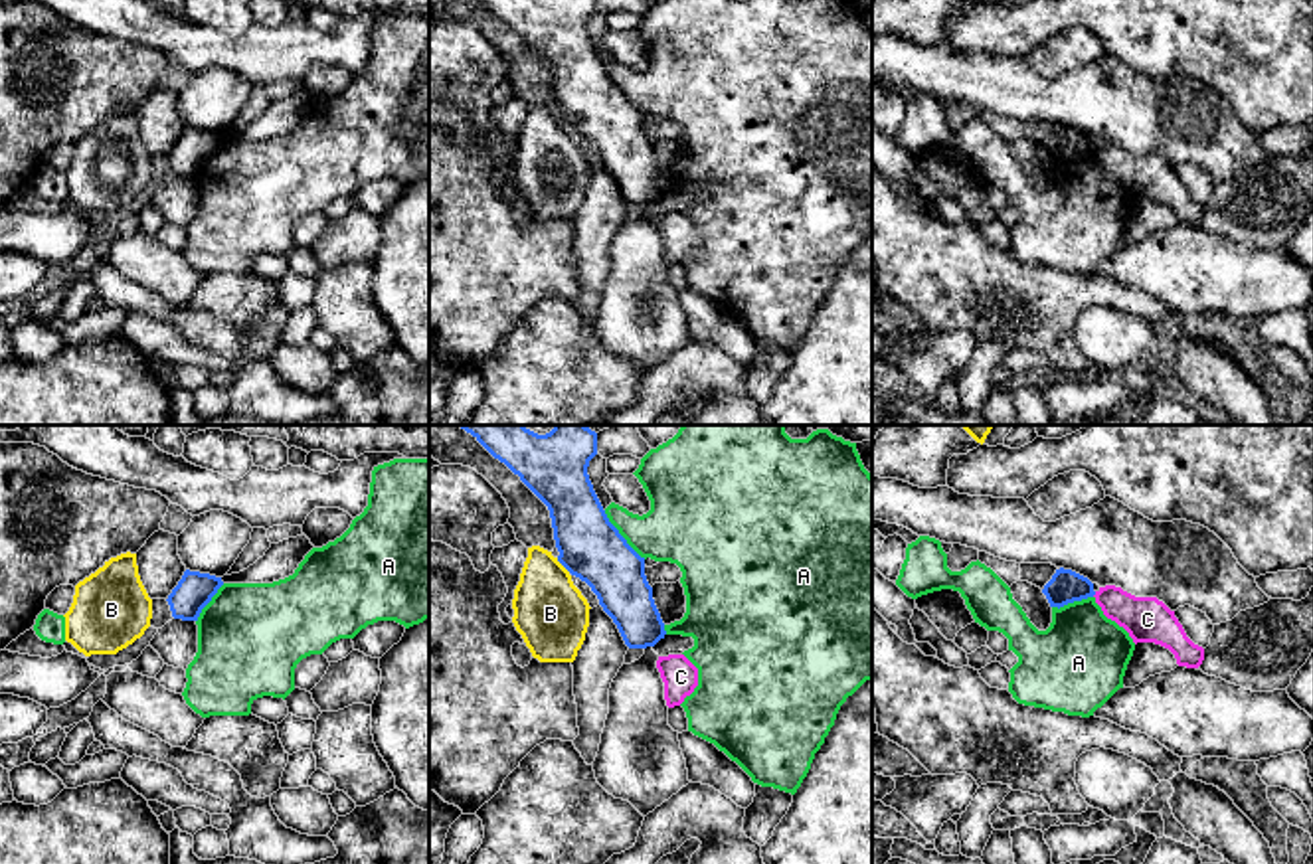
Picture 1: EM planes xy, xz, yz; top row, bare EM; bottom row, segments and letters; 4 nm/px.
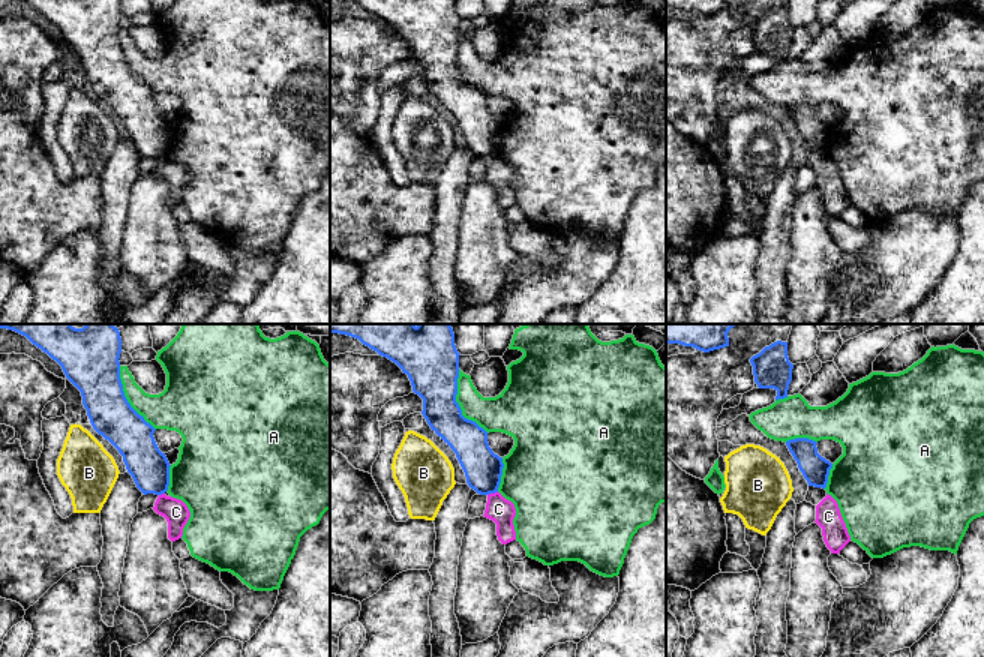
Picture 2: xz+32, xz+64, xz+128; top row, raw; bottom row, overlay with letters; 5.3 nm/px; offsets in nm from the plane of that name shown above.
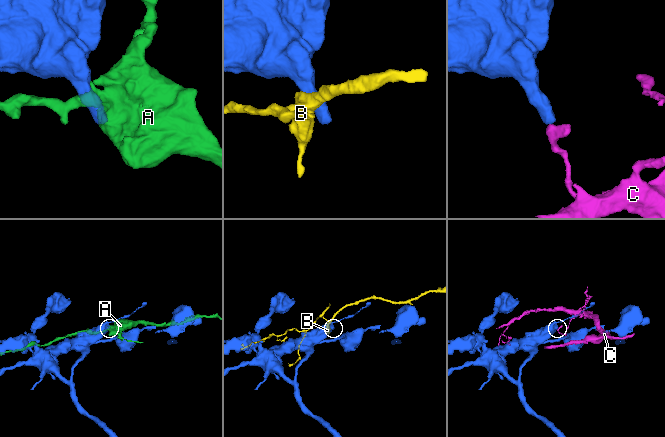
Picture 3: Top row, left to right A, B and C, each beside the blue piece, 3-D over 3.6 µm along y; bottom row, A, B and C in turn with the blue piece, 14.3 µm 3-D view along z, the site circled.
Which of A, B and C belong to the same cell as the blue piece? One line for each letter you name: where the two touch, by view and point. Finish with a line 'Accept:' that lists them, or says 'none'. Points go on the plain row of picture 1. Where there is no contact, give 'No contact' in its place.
Accept: none

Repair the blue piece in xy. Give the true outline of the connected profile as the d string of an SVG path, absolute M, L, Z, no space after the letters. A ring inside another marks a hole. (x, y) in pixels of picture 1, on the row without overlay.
M186 127L166 156L172 174L182 178L198 178L202 166L212 158L221 142L221 134Z

